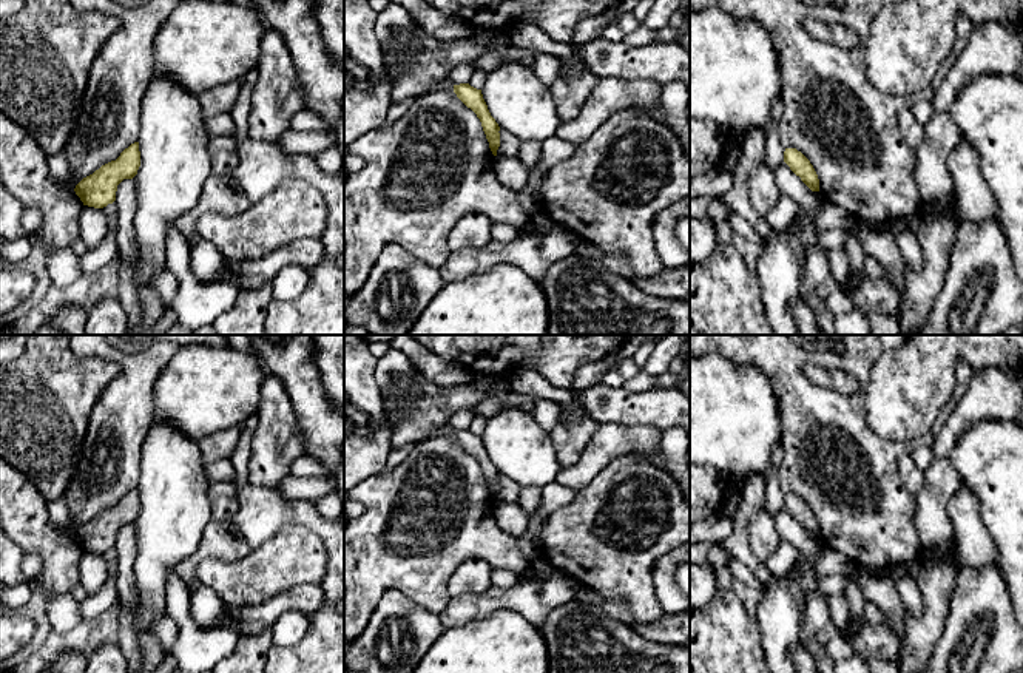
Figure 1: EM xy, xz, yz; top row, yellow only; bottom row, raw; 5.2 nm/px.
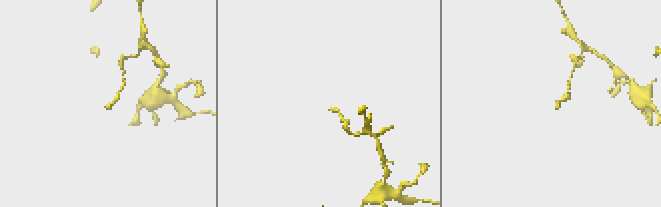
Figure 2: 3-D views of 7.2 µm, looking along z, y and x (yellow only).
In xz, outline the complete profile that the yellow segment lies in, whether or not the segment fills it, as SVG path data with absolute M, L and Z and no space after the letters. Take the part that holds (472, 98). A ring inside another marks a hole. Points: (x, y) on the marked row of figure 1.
M460 83L454 85L454 93L468 108L471 108L477 114L489 142L489 148L492 154L497 156L497 150L500 147L500 127L491 116L488 105L483 99L481 90L477 90L469 83Z

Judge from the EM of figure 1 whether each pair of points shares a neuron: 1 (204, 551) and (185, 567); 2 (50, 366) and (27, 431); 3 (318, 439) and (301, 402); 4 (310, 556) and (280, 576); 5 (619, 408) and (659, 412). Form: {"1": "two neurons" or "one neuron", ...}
{"1": "one neuron", "2": "one neuron", "3": "one neuron", "4": "one neuron", "5": "one neuron"}

